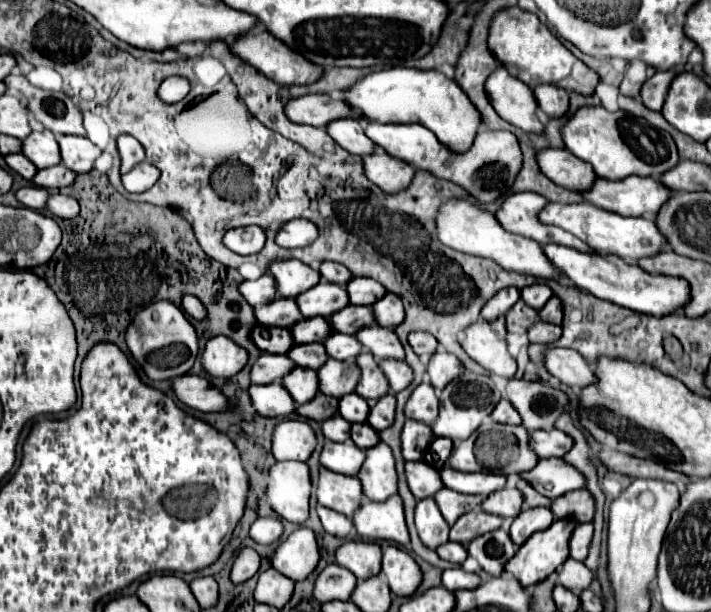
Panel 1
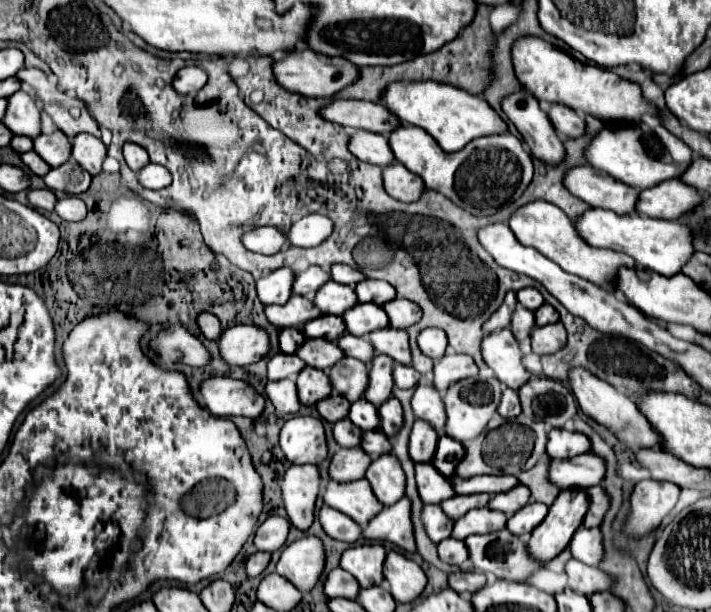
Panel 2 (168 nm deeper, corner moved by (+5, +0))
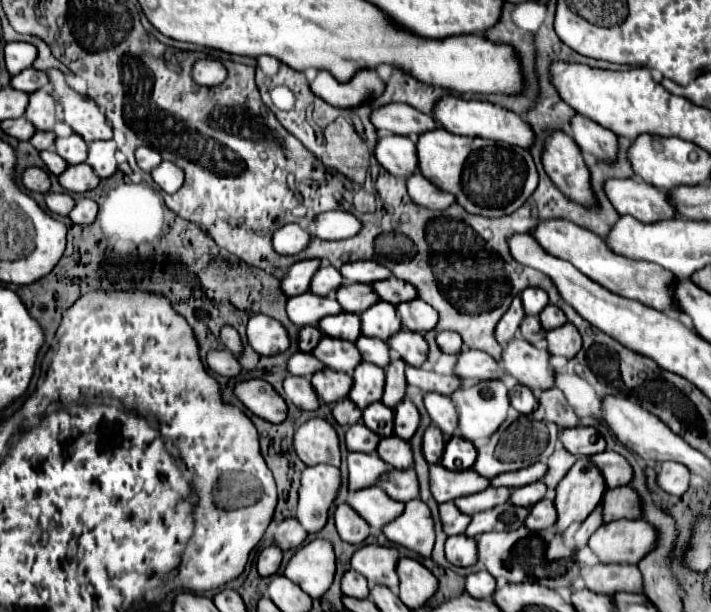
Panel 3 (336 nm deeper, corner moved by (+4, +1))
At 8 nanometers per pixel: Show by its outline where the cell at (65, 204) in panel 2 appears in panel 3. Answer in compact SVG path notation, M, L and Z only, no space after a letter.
M82 198L70 212L70 220L74 224L92 224L96 220L96 214L98 214L98 204L90 198Z

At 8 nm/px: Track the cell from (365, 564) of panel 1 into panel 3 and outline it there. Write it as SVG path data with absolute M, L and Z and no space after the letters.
M364 546L352 556L352 568L360 572L370 586L388 586L392 592L398 592L398 566L400 552L386 546Z

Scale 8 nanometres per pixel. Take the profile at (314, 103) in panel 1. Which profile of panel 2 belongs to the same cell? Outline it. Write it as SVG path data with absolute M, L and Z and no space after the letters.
M333 99L331 103L319 109L319 115L325 121L351 127L351 129L365 129L371 133L385 133L389 135L401 123L385 109L381 103L371 101L349 101L349 99Z

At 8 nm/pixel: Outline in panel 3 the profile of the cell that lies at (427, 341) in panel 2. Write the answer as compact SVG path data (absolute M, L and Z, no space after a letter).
M440 332L436 336L436 342L438 342L440 350L446 352L446 354L460 354L460 350L464 346L464 342L462 342L458 332Z

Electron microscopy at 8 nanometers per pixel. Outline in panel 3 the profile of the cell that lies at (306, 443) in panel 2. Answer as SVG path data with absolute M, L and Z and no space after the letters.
M322 418L304 422L294 434L294 450L306 466L340 466L340 440L334 426Z

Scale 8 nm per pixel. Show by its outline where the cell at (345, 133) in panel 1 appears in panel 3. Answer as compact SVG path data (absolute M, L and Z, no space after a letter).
M382 136L376 146L376 160L400 178L408 178L418 170L416 146L408 136Z

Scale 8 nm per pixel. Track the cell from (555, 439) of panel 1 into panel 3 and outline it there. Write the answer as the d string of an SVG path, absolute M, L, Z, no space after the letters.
M576 426L570 430L564 430L560 434L560 440L568 452L574 456L594 456L606 450L606 442L602 434L596 428Z

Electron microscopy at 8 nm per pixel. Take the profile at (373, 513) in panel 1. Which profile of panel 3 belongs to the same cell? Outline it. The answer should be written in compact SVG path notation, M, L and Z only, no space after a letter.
M420 498L406 502L402 516L384 526L382 532L386 534L388 540L406 546L426 558L432 554L436 540L434 518L430 508Z

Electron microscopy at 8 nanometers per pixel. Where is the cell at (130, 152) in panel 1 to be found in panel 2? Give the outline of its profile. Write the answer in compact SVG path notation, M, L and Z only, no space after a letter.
M125 143L123 145L123 157L125 157L125 163L129 165L129 169L135 171L135 173L149 163L147 151L143 147L135 145L135 143Z

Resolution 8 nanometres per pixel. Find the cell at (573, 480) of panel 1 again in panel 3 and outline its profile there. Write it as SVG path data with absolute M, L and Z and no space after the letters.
M606 450L602 454L596 454L590 458L602 472L608 488L614 486L626 486L630 484L630 478L634 478L634 470L628 464L628 460L624 456L620 456L618 452Z

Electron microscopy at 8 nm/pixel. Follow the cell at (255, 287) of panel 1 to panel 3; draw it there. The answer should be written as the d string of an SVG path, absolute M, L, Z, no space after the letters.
M310 258L310 260L300 260L296 262L290 272L282 278L282 290L286 296L298 296L310 290L310 280L320 268L322 260L320 258Z

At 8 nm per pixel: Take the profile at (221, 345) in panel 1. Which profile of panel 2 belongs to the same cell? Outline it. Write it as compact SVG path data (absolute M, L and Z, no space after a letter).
M235 325L221 333L219 351L229 365L251 365L269 351L269 337L259 327Z

